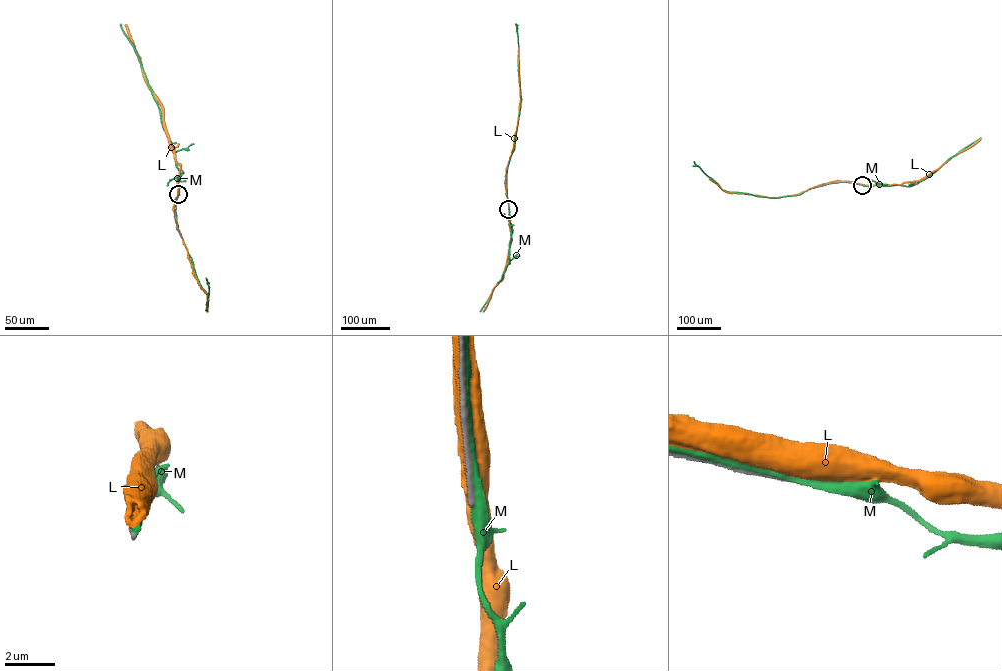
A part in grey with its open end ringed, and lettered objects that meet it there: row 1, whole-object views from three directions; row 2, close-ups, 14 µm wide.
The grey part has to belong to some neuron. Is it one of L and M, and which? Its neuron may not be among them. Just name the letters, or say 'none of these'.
none of these

